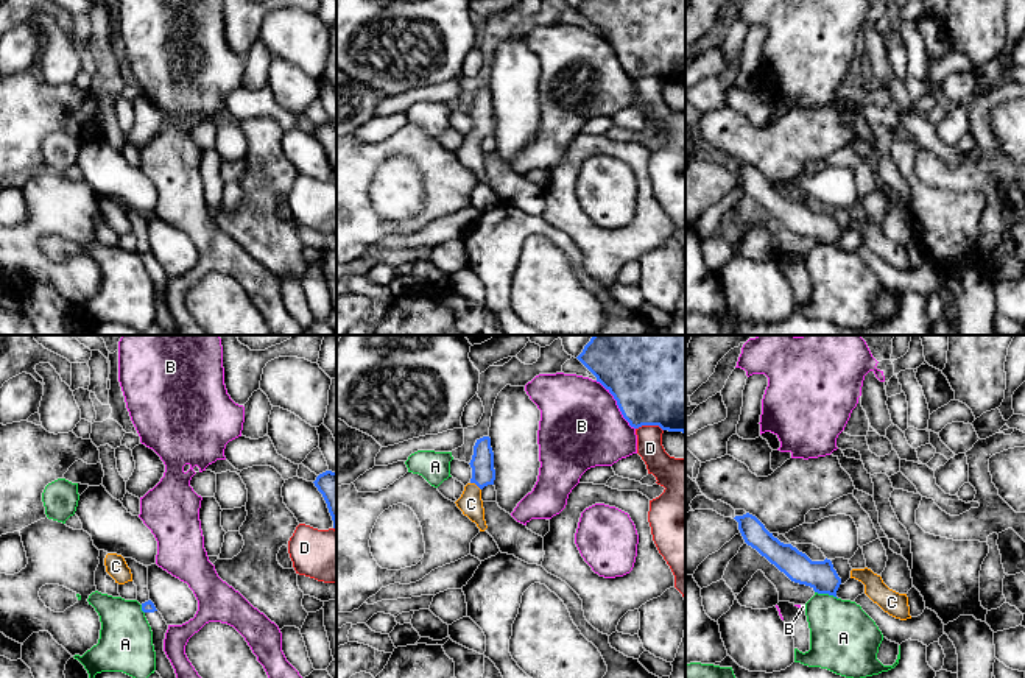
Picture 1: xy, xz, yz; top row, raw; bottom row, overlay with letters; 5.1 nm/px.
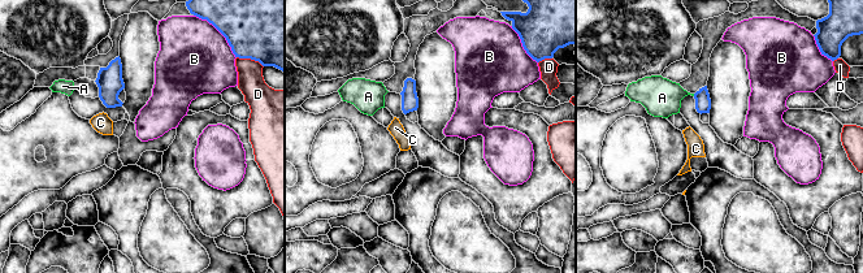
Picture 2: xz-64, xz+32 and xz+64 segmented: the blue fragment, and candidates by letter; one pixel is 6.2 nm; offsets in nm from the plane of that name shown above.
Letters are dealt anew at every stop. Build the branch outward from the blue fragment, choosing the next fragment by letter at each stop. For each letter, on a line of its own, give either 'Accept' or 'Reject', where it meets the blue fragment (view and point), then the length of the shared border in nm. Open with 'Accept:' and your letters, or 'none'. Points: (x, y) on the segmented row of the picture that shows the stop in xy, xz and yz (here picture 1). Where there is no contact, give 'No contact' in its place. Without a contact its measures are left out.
Accept: C
A: Reject. Touches blue at yz (826, 593). Shared border 130 nm
B: Reject. Touches blue at xz (617, 404). Shared border 320 nm
C: Accept. Touches blue at xz (475, 483). Shared border 70 nm
D: Reject. Touches blue at xz (650, 424). Shared border 140 nm

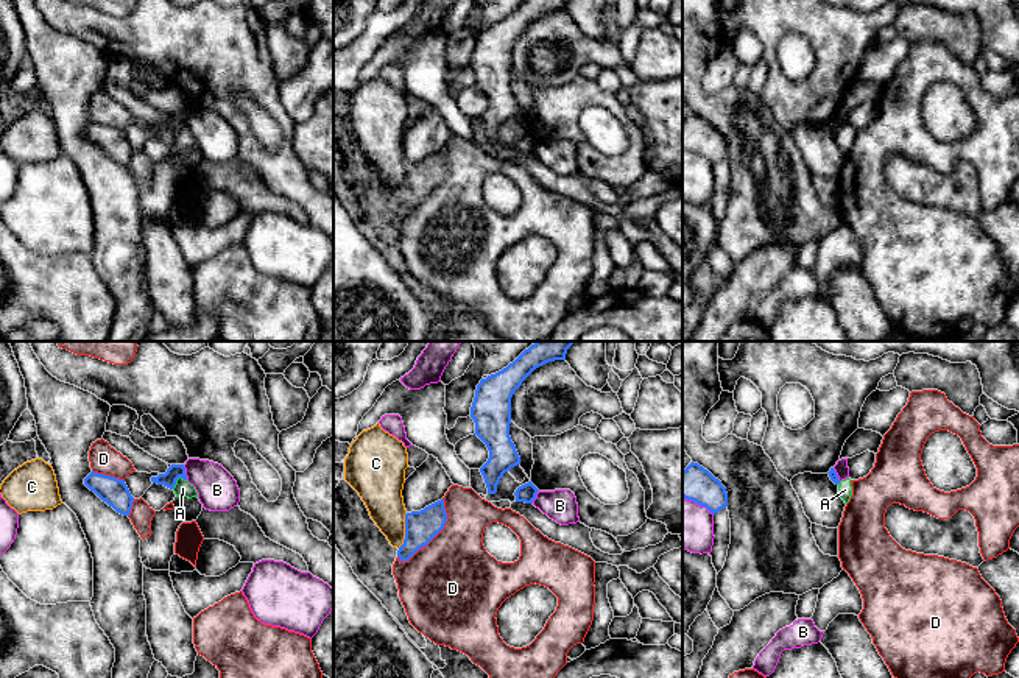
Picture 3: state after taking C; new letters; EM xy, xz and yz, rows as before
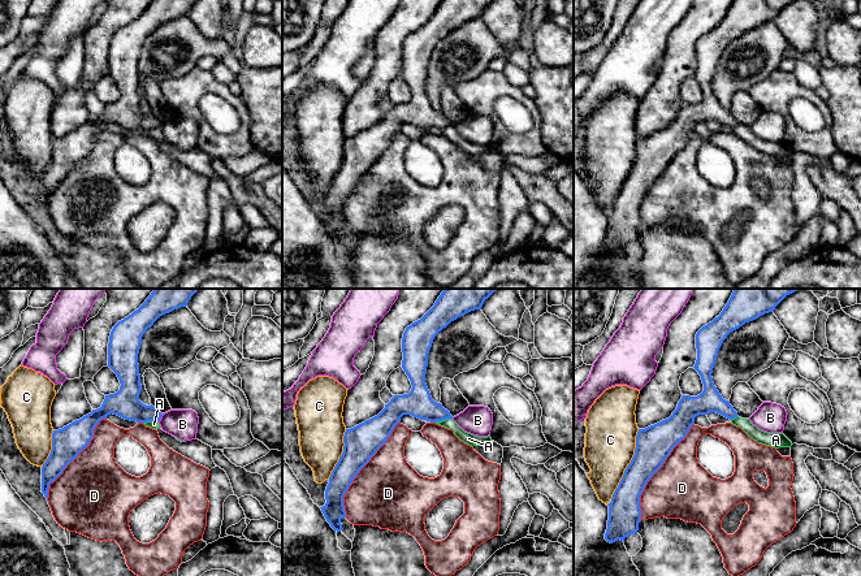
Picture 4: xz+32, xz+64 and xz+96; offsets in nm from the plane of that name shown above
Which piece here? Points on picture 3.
Accept: none
A: Reject. Touches blue at xy (176, 479). Shared border 90 nm
B: Reject. Touches blue at xy (184, 473). Shared border 80 nm
C: Reject. Touches blue at xz (405, 530). Shared border 190 nm
D: Reject. Touches blue at xz (433, 536). Shared border 400 nm

